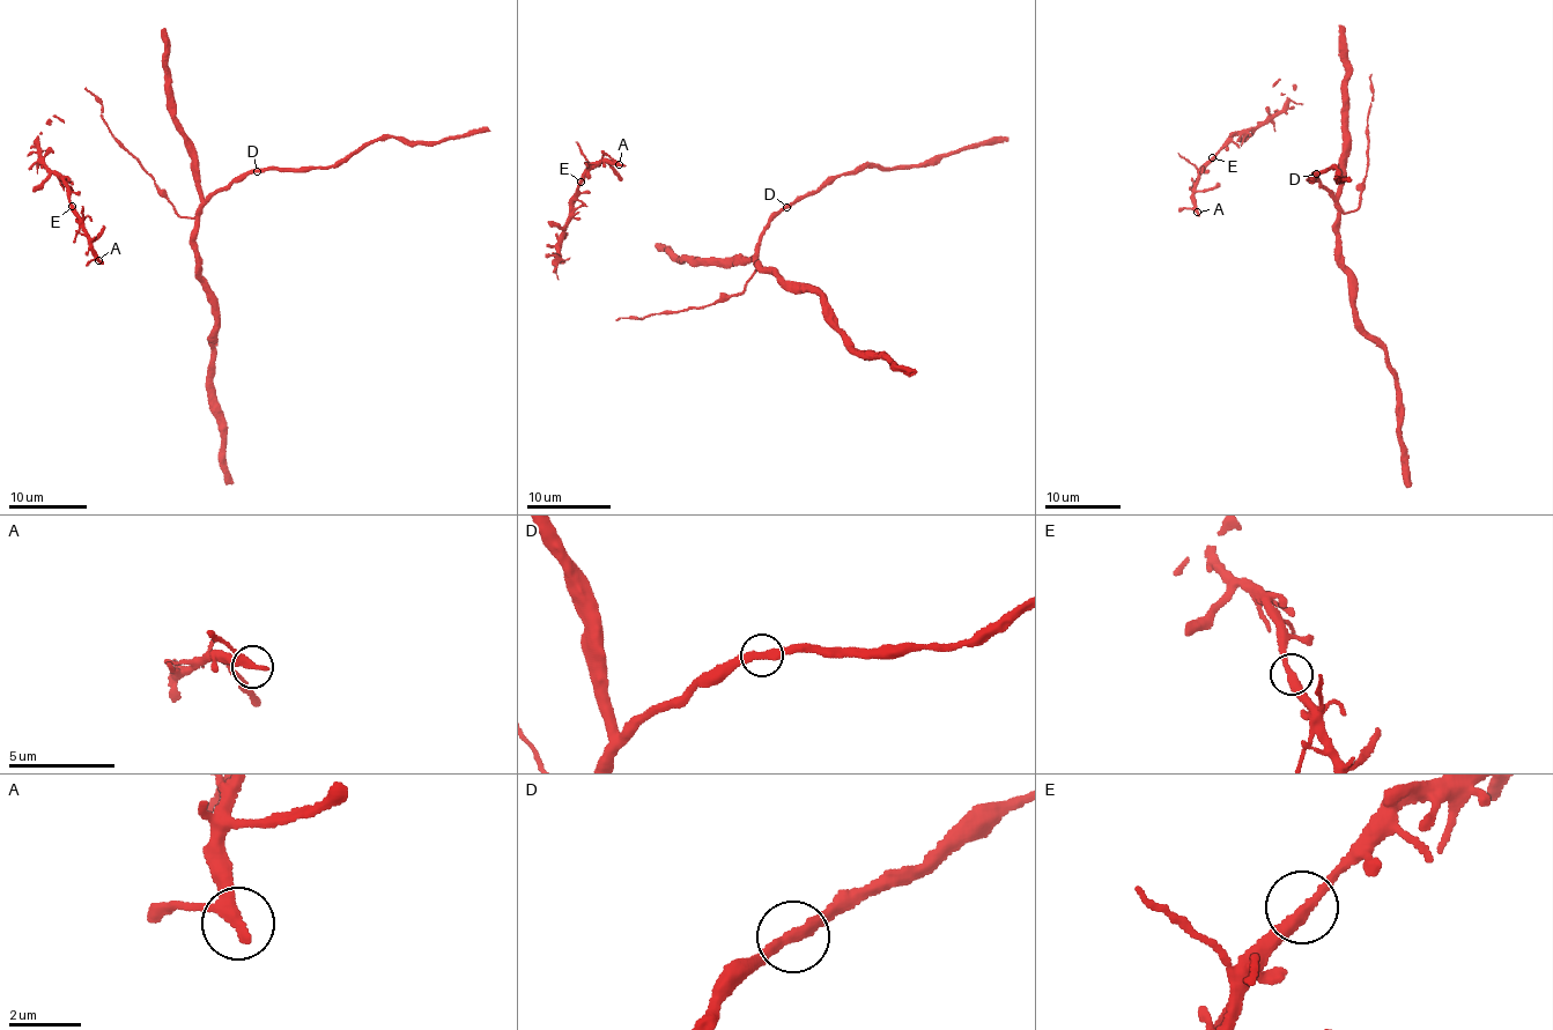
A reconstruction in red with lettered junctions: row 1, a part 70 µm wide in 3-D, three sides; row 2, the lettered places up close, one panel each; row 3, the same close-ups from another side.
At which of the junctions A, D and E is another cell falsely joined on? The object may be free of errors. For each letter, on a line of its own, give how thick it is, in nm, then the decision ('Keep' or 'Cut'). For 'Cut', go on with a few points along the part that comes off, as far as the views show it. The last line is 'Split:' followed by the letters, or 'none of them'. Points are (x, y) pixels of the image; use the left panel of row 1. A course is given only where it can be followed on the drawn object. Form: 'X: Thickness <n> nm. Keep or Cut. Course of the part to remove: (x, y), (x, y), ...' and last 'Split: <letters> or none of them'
A: Thickness 320 nm. Keep
D: Thickness 320 nm. Keep
E: Thickness 320 nm. Keep
Split: none of them

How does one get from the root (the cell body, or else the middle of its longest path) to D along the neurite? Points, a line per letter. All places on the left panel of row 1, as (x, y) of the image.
D: (154, 183), (175, 212), (191, 217), (200, 205), (257, 171)

